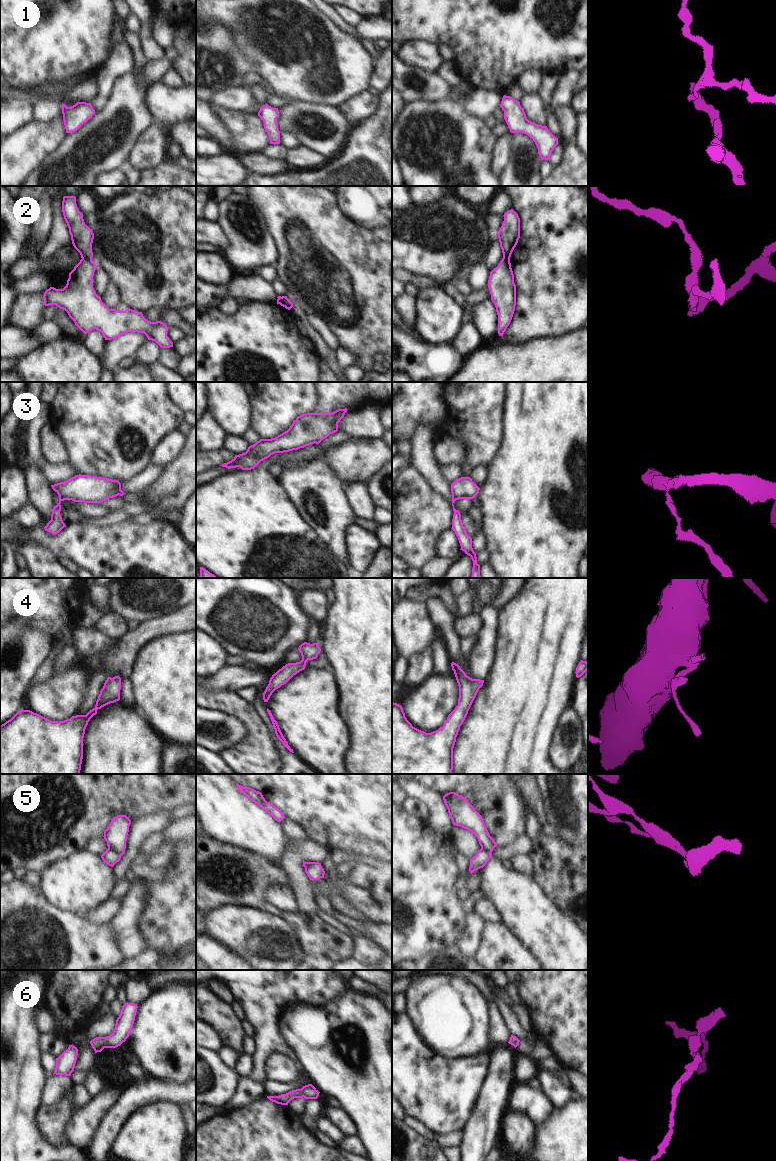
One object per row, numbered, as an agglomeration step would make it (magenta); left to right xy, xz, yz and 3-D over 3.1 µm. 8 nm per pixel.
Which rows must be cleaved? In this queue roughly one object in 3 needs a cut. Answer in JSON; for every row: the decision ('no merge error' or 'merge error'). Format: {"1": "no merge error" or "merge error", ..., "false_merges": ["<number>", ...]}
{"1": "no merge error", "2": "merge error", "3": "merge error", "4": "no merge error", "5": "merge error", "6": "no merge error", "false_merges": ["2", "3", "5"]}

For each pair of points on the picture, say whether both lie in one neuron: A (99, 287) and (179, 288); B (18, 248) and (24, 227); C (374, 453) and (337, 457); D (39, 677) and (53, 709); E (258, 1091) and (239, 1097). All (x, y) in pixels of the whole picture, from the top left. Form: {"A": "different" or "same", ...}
{"A": "different", "B": "same", "C": "same", "D": "different", "E": "same"}

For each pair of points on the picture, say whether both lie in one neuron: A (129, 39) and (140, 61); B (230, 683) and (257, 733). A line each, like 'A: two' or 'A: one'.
A: one
B: two

